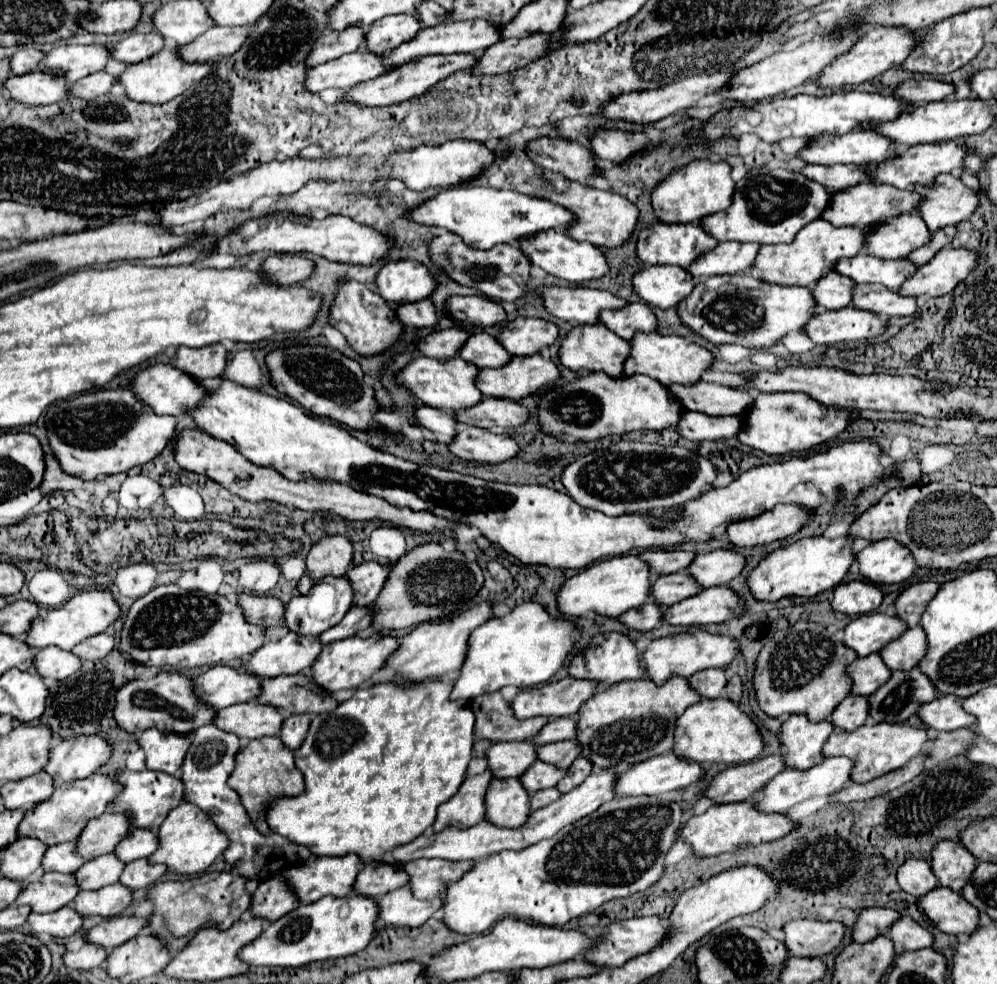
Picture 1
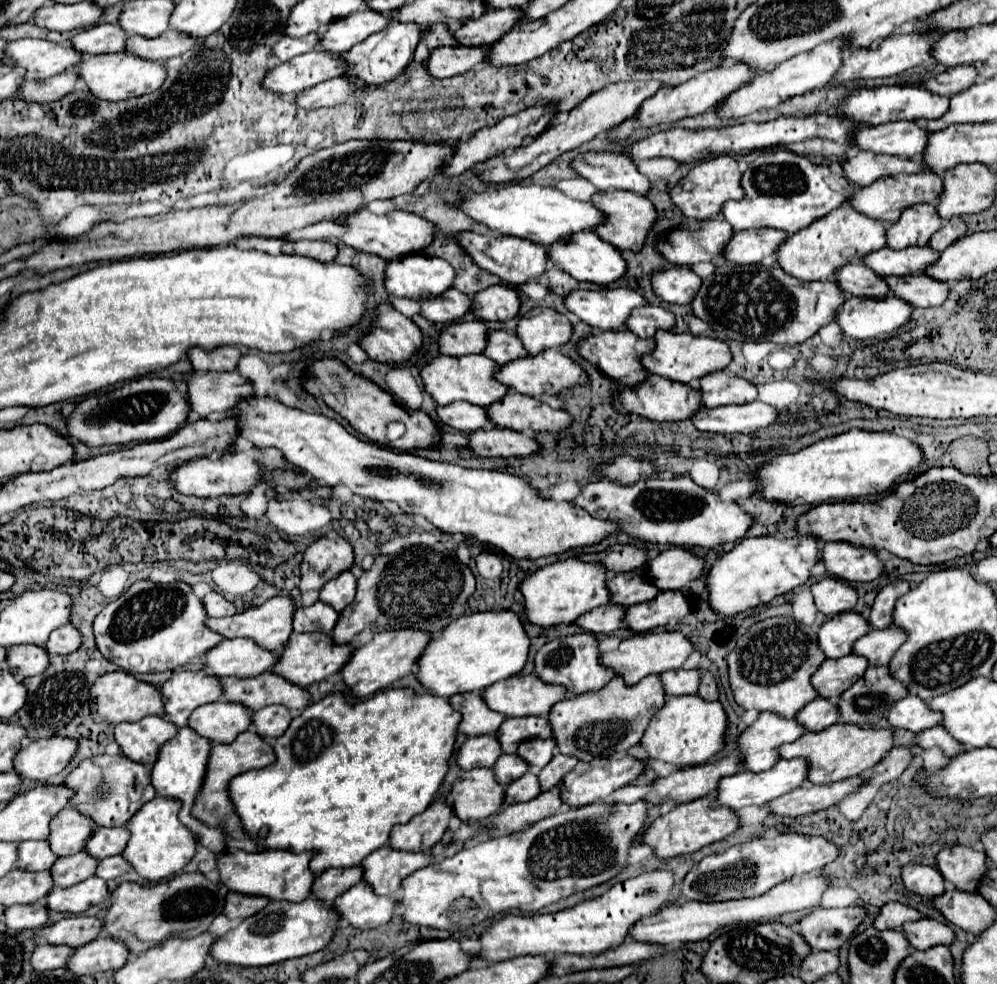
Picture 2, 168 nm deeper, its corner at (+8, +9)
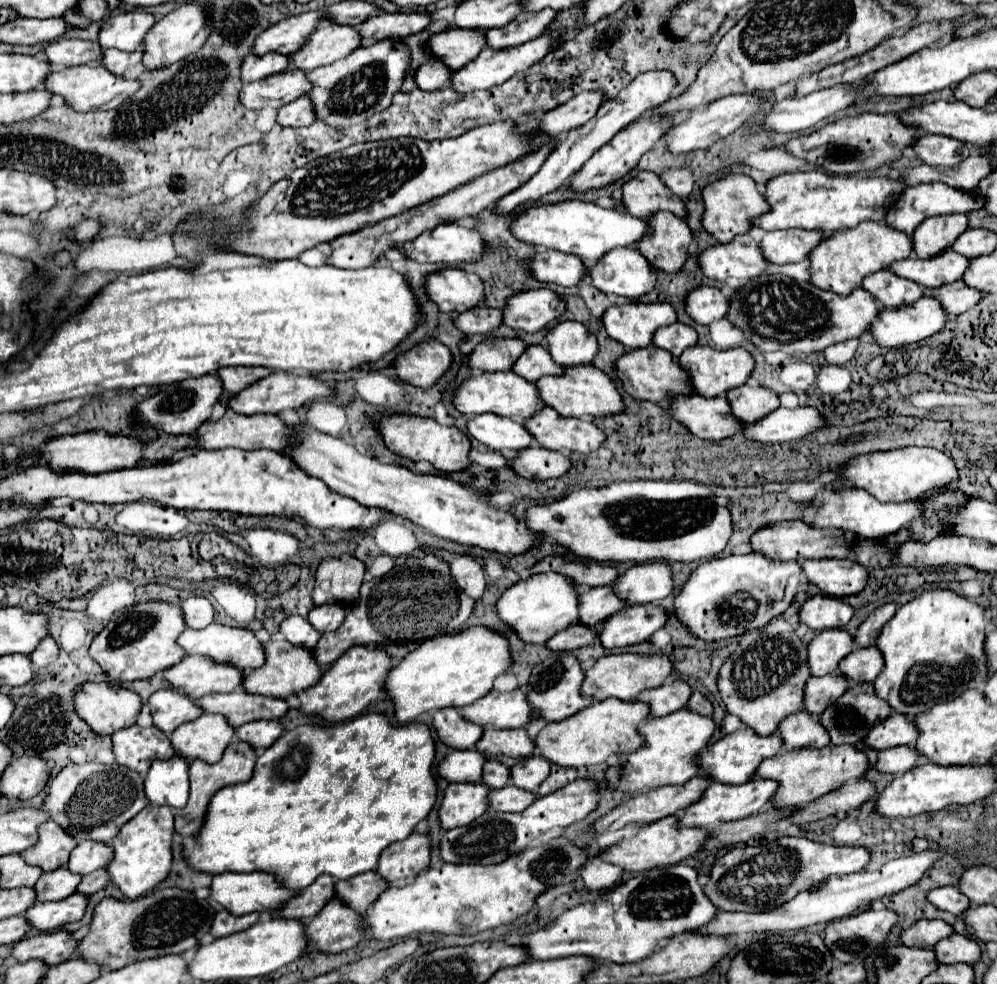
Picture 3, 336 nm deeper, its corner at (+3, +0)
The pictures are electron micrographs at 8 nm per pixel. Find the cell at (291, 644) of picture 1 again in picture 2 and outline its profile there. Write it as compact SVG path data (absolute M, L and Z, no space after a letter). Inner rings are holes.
M222 639L204 653L204 673L212 677L256 677L276 663L276 655L256 647L252 639Z

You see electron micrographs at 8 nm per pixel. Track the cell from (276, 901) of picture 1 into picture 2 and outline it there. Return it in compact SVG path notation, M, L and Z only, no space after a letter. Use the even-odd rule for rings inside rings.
M232 891L226 893L226 903L224 903L224 915L230 921L238 921L238 919L246 919L252 917L254 913L258 913L260 909L264 909L268 905L268 899L252 899L246 895L236 895Z

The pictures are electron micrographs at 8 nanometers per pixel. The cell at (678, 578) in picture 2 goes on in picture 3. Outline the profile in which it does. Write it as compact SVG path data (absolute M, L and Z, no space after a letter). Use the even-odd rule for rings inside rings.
M665 562L637 564L621 574L615 590L627 606L655 604L673 592L673 570Z

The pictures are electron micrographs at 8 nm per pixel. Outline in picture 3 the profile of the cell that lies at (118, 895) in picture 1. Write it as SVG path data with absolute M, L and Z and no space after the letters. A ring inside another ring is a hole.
M75 892L73 896L59 902L35 902L27 910L27 920L39 930L57 930L65 924L79 922L85 916L89 896Z

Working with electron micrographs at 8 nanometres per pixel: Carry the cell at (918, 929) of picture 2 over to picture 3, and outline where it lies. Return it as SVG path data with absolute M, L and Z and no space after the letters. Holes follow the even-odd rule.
M953 934L947 936L945 940L937 942L937 948L933 948L937 954L937 962L941 964L957 964L957 962L965 962L965 964L975 964L981 956L981 948L973 938L961 936L961 934Z

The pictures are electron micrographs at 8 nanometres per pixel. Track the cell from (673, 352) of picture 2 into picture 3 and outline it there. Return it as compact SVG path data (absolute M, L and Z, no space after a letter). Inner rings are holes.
M691 346L683 352L683 356L677 358L677 364L689 374L689 384L695 394L715 398L723 396L727 390L743 386L749 374L753 372L753 358L743 348L729 348L729 350L717 350L711 346Z

